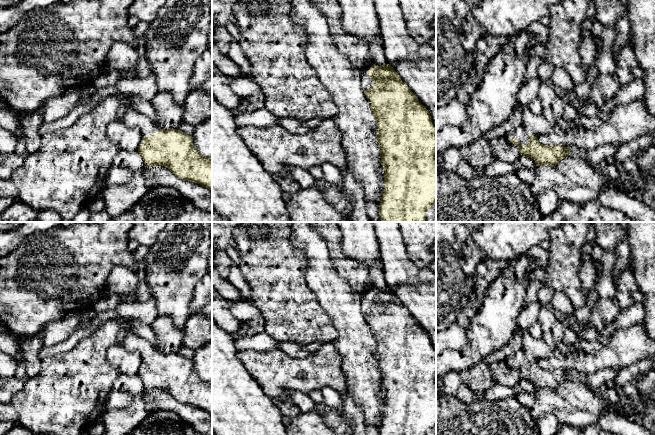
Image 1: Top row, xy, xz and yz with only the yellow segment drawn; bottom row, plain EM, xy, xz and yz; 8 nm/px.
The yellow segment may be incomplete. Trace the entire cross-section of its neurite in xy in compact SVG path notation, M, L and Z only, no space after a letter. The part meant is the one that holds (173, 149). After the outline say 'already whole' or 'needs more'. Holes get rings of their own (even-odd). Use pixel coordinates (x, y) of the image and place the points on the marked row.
M130 104L122 121L131 128L138 128L142 139L137 151L143 158L145 166L167 167L175 176L200 184L212 192L212 157L204 157L196 151L192 135L178 129L161 129L146 115L136 111Z | needs more

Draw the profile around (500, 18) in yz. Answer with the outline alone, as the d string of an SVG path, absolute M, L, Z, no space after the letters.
M481 0L472 10L474 20L484 28L483 37L512 37L542 17L550 16L550 6L559 0Z

